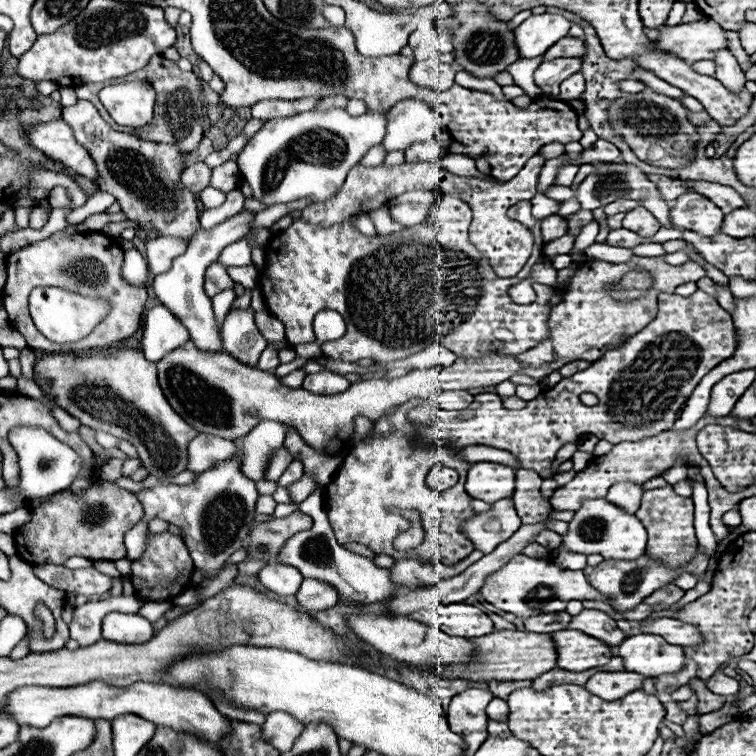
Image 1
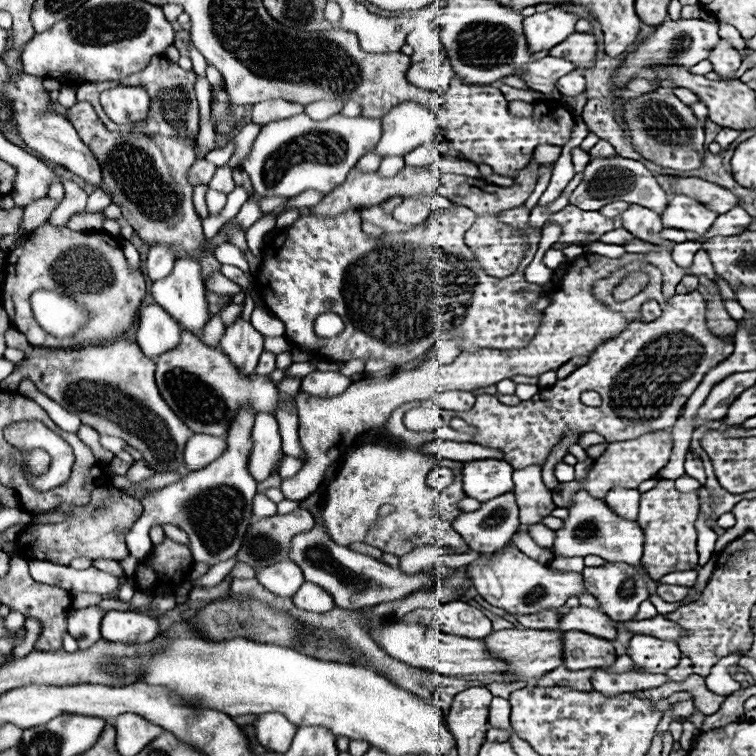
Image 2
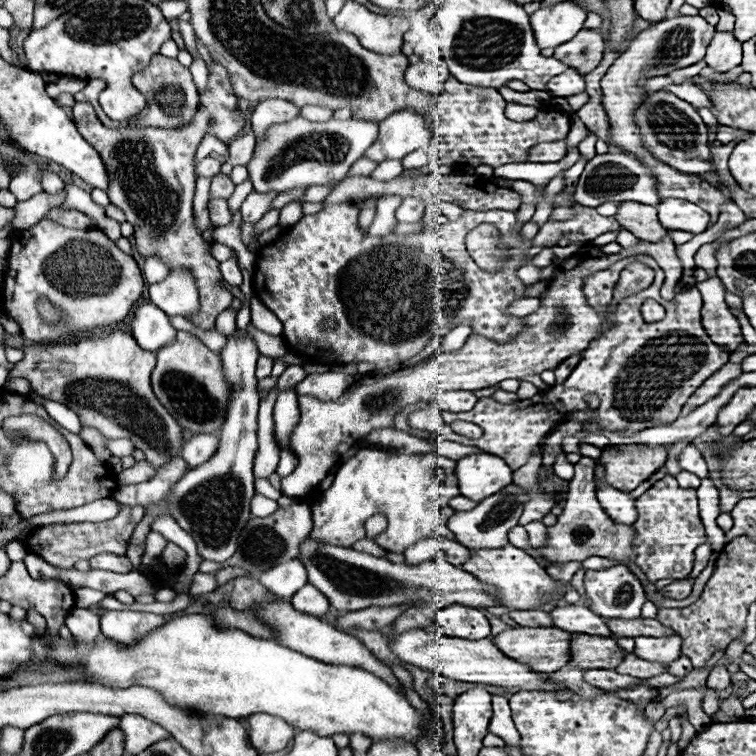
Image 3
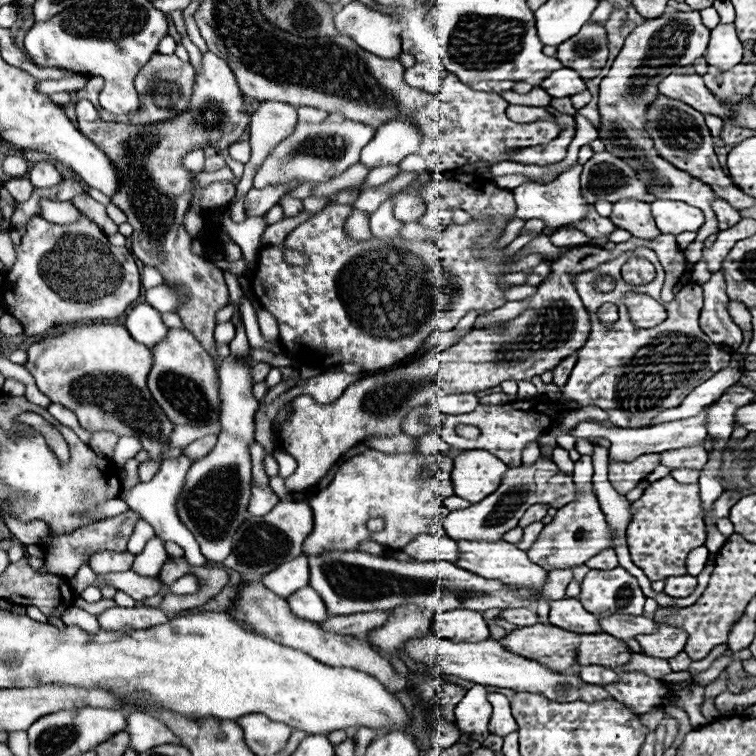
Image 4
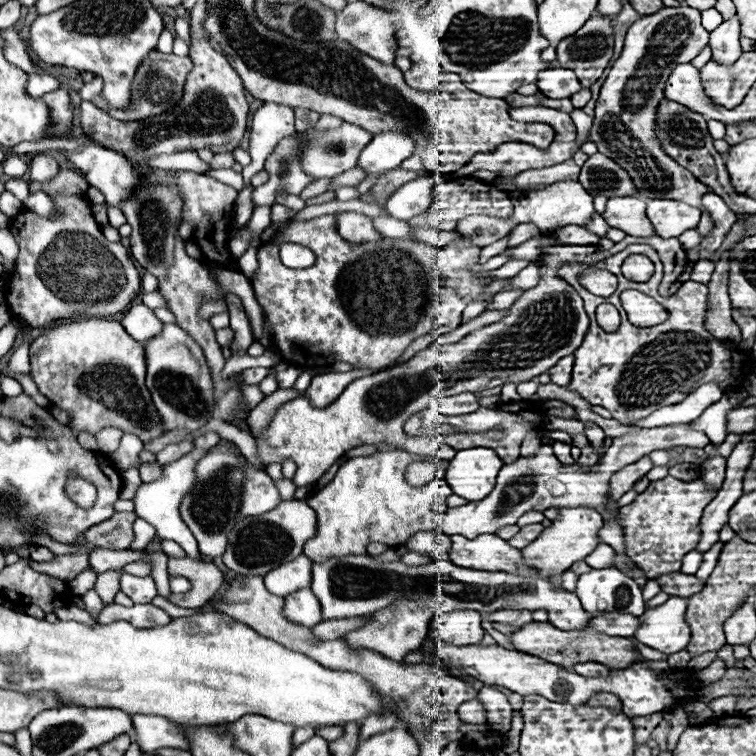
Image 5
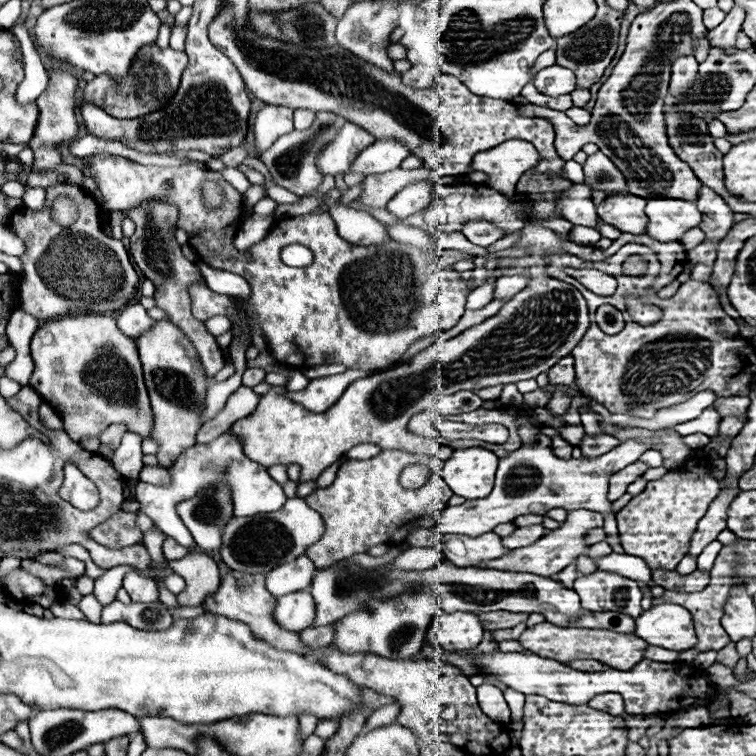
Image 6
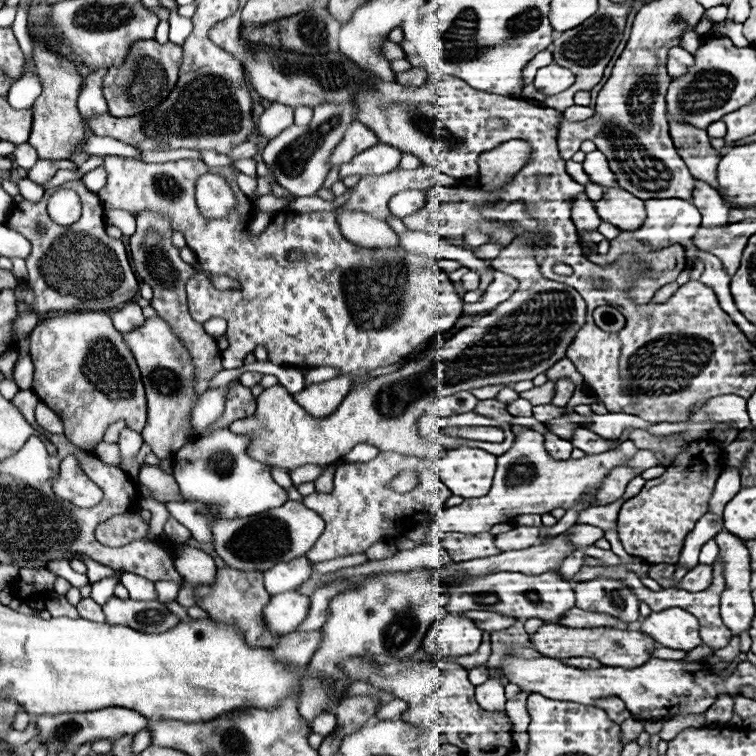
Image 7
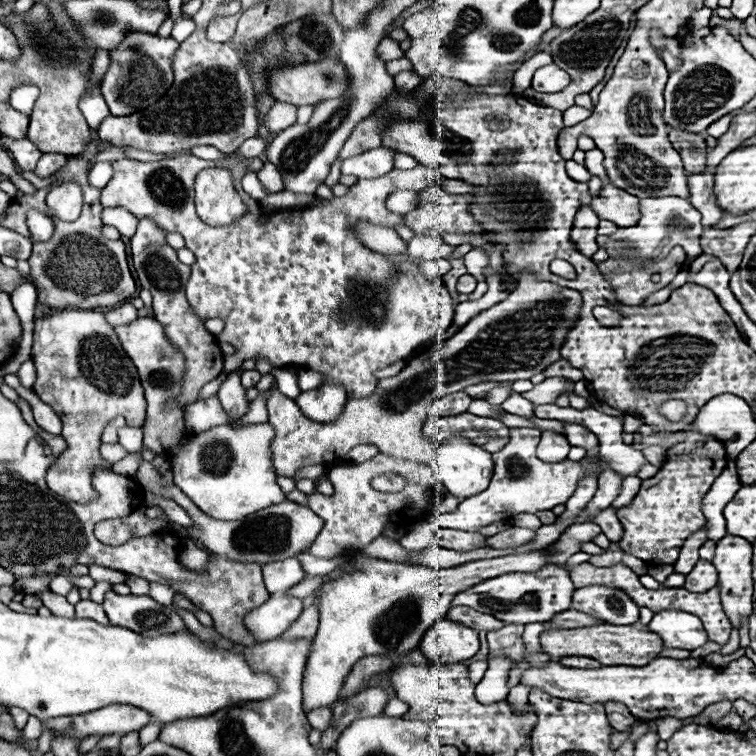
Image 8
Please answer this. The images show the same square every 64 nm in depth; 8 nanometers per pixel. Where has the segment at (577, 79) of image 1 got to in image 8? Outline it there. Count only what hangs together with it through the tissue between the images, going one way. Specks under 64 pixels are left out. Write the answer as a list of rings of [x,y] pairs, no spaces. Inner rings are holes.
[[[556,64],[542,66],[534,72],[532,88],[538,92],[560,92],[570,84],[570,74]]]

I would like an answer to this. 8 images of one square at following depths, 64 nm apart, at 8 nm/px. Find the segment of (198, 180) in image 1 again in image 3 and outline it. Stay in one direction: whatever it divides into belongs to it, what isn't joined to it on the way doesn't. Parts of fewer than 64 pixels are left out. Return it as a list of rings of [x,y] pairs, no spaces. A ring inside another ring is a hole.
[[[204,158],[204,160],[200,160],[200,162],[196,164],[196,176],[212,178],[212,176],[216,176],[216,174],[220,172],[220,168],[222,168],[222,164],[220,164],[218,160],[214,160],[214,158]]]

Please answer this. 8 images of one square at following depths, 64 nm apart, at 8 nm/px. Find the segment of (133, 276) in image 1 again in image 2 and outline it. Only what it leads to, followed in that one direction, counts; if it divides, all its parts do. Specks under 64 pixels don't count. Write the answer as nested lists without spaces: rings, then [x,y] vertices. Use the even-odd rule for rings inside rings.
[[[122,240],[122,248],[124,248],[124,254],[126,254],[128,264],[130,264],[134,270],[140,270],[140,254],[138,254],[138,250],[136,250],[128,240]]]

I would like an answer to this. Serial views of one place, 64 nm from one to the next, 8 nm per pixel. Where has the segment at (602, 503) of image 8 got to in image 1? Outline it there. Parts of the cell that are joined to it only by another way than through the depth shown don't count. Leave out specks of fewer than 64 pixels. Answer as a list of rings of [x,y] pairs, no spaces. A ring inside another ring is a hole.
[[[702,416],[692,428],[676,432],[676,430],[666,430],[660,432],[658,436],[652,438],[644,438],[640,442],[620,442],[612,448],[612,452],[594,458],[582,472],[576,474],[576,478],[566,484],[564,488],[554,490],[554,496],[550,498],[550,504],[554,510],[572,510],[576,512],[584,500],[592,500],[592,498],[604,498],[608,494],[608,488],[612,486],[612,482],[618,480],[630,480],[630,482],[638,482],[644,484],[650,478],[660,476],[662,472],[670,470],[678,458],[682,456],[682,464],[684,466],[696,466],[696,448],[694,448],[694,436],[696,432],[704,426],[704,424],[714,424],[718,418],[716,416]]]

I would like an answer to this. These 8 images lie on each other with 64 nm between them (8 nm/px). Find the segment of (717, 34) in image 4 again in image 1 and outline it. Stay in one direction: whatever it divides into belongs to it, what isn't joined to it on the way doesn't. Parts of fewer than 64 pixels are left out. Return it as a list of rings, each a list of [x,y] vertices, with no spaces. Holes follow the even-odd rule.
[[[730,50],[718,52],[718,56],[716,56],[716,74],[714,76],[734,94],[740,94],[744,90],[744,84],[746,84],[744,72],[740,70],[740,66],[738,66],[738,62],[732,56]]]

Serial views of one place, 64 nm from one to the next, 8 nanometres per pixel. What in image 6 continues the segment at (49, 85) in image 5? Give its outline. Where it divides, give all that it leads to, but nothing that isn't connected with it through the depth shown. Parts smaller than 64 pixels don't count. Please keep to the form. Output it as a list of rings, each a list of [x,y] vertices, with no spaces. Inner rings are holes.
[[[18,22],[14,26],[14,32],[20,40],[22,46],[22,54],[24,54],[24,70],[26,70],[26,78],[20,82],[18,90],[16,90],[16,98],[20,100],[20,104],[26,102],[34,102],[46,88],[48,88],[48,72],[46,68],[40,64],[40,54],[34,48],[32,38],[28,36],[26,28],[22,22]]]

